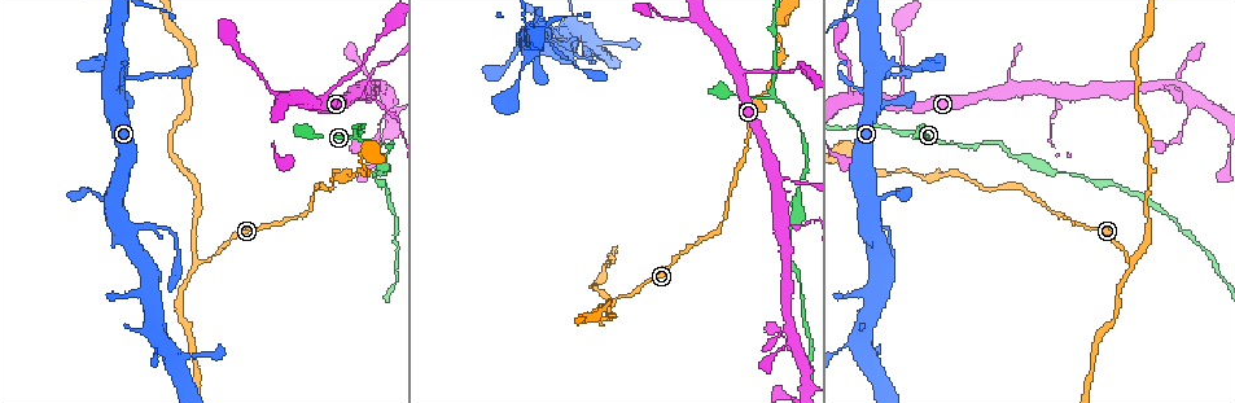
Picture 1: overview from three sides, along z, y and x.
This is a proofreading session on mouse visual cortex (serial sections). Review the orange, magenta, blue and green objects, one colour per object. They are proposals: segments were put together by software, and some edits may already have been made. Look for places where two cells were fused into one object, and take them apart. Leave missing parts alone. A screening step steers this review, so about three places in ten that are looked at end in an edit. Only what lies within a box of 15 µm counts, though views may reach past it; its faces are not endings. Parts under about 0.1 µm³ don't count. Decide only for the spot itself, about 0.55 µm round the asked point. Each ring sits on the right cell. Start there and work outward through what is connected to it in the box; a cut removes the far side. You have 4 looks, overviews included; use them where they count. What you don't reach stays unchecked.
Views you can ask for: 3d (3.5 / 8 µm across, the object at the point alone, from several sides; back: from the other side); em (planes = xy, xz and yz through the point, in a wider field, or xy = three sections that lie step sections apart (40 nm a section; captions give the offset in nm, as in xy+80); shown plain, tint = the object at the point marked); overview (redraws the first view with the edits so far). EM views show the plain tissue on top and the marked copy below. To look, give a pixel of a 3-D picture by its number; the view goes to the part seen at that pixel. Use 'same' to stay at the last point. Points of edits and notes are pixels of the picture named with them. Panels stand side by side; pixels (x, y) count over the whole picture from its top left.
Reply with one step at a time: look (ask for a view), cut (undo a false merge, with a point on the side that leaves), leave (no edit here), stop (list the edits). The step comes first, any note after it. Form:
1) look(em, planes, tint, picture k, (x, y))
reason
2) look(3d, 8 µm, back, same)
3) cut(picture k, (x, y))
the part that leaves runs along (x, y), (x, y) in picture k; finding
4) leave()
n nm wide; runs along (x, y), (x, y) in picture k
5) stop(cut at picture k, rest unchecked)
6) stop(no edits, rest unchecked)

look(3d, 8 µm, picture 1, (740, 72))

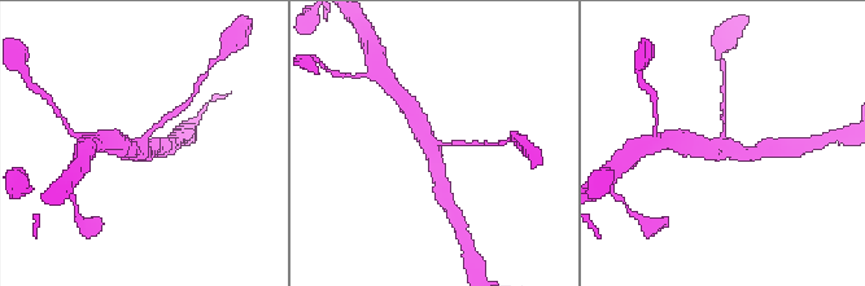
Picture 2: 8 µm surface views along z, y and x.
look(em, xy, step 3, tint, picture 2, (430, 146))
3 arms; arms of 150, 400, 500 nm

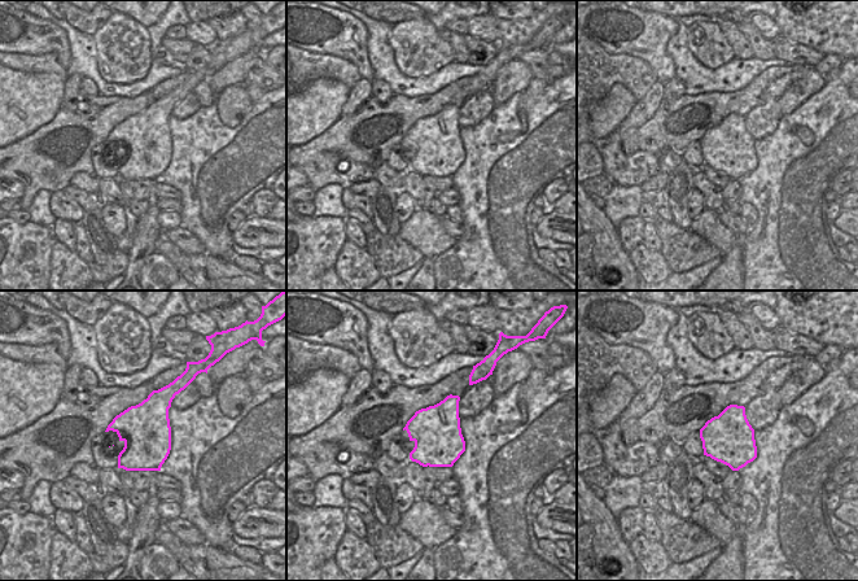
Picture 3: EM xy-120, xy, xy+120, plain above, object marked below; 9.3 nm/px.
leave()
runs along (441, 180), (431, 141), (415, 115) in picture 2; all the same cell

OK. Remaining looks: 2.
look(3d, 3.5 µm, picture 1, (1132, 263))
sharp bend

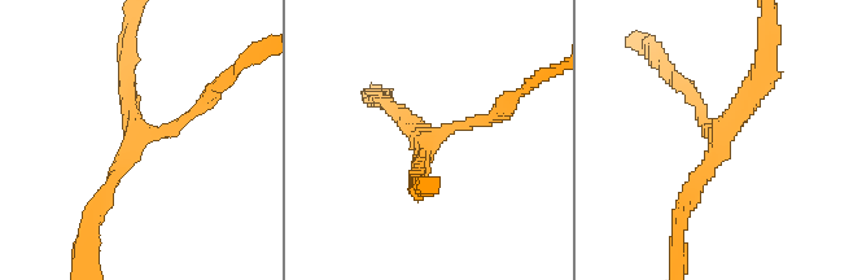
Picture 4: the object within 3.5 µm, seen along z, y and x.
look(em, xy, step 2, tint, picture 4, (145, 136))
3 arms; arms of 150, 200, 250 nm; now the EM

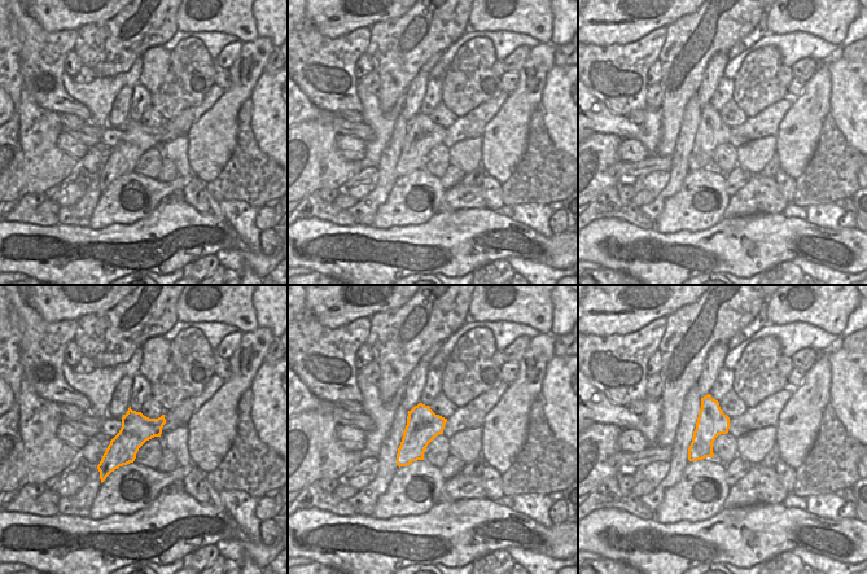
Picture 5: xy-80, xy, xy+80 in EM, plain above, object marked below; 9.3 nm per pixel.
leave()
runs along (500, 109), (436, 135), (416, 182) in picture 4; all the same cell

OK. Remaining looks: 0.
stop(no edits, rest unchecked)

